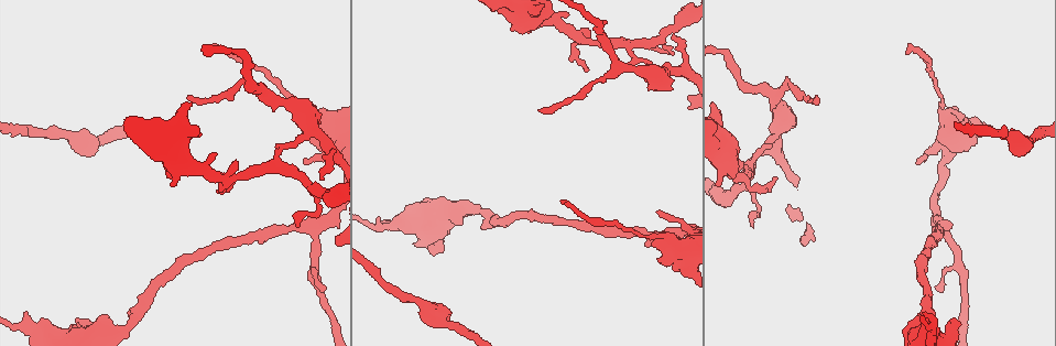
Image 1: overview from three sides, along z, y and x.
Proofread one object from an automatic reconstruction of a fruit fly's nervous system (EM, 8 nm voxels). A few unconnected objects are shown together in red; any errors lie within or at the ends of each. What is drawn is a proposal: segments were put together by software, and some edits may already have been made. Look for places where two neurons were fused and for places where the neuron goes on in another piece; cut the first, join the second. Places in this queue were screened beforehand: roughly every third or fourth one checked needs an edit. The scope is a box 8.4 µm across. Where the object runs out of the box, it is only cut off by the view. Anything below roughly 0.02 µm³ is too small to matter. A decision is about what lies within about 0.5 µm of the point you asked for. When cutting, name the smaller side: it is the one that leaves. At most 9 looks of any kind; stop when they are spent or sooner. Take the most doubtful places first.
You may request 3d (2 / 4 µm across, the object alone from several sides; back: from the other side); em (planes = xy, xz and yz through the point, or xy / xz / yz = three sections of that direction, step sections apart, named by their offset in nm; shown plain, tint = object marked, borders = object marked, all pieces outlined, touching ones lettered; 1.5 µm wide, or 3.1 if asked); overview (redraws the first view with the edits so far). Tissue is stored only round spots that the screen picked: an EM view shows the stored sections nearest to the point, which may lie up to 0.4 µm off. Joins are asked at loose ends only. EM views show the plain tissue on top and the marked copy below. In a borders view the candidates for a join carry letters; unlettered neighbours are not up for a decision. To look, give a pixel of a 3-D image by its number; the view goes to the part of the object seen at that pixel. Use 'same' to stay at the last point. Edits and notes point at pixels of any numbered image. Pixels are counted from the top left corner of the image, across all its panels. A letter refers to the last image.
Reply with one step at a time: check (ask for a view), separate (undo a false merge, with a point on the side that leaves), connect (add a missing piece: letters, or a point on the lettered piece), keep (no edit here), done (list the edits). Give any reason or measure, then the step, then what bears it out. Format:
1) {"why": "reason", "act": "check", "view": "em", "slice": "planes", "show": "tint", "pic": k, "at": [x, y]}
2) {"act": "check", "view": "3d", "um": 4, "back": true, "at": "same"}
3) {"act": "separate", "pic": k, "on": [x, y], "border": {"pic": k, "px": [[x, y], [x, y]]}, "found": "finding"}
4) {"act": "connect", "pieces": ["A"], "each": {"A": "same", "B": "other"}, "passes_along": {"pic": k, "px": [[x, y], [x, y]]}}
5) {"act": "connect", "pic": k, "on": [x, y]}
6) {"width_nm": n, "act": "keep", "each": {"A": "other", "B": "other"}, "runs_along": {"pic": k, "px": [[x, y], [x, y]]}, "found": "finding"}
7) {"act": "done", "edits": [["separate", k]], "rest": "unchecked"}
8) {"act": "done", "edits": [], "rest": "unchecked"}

{"act": "check", "view": "3d", "um": 2, "pic": 1, "at": [311, 129]}

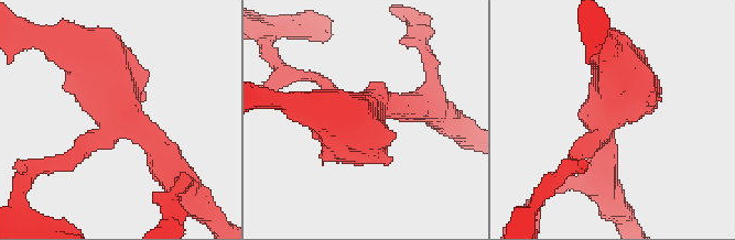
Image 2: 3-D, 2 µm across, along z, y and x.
{"act": "check", "view": "em", "slice": "planes", "show": "tint", "pic": 2, "at": [604, 115]}

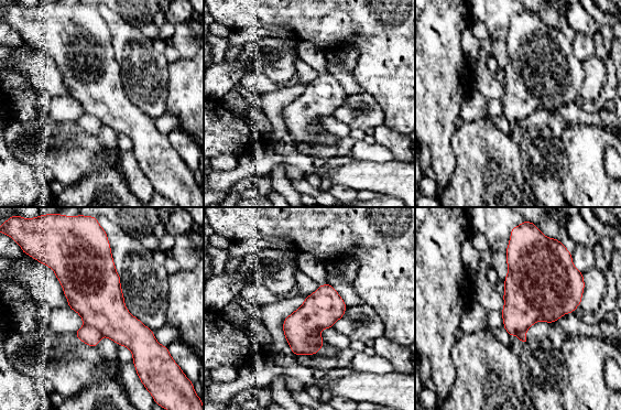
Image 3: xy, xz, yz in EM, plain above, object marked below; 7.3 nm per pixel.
{"act": "check", "view": "em", "slice": "planes", "show": "borders", "at": "same"}

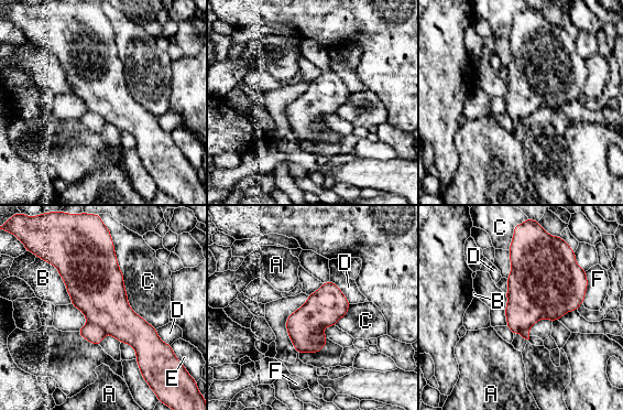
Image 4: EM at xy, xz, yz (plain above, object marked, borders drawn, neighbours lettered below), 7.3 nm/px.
{"act": "separate", "pic": 4, "on": [98, 291], "each": {"A": "other", "B": "other", "C": "other", "D": "other", "E": "other", "F": "other"}, "border": {"pic": 4, "px": [[87, 322], [95, 323], [106, 333]]}, "found": "a second neuron is stuck on"}

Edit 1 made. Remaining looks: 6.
{"act": "check", "view": "em", "slice": "xy", "step": 8, "show": "tint", "pic": 1, "at": [428, 247]}

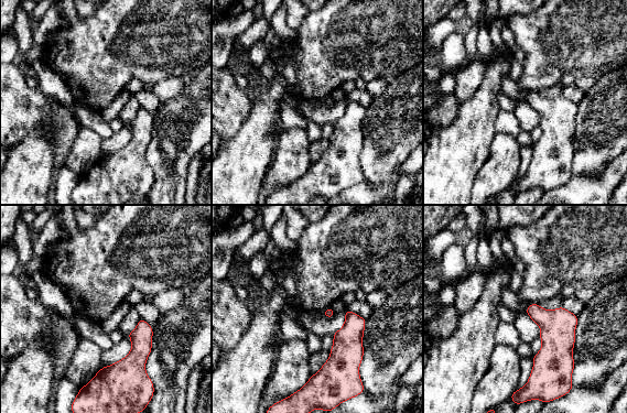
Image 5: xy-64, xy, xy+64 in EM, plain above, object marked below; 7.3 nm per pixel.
{"why": "another direction", "act": "check", "view": "em", "slice": "planes", "show": "borders", "at": "same"}

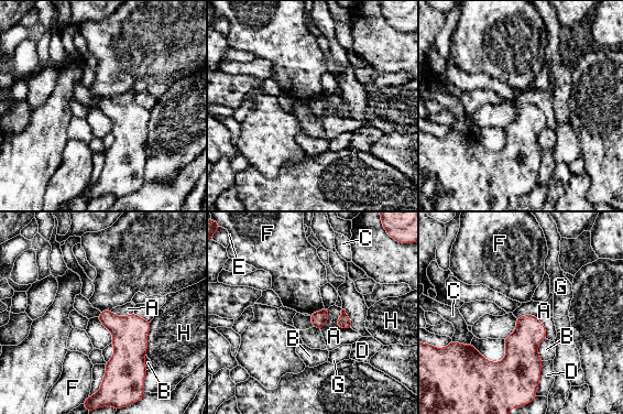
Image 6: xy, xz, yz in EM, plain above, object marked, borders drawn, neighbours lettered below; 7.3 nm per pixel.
{"act": "keep", "each": {"A": "other", "B": "other", "C": "other", "D": "other", "E": "other", "F": "other", "G": "other", "H": "other"}, "border": {"pic": 6, "px": [[324, 306], [309, 315]]}, "found": "no lettered piece goes on from it"}

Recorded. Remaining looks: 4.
{"act": "check", "view": "em", "slice": "xy", "step": 8, "show": "borders", "pic": 1, "at": [752, 227]}

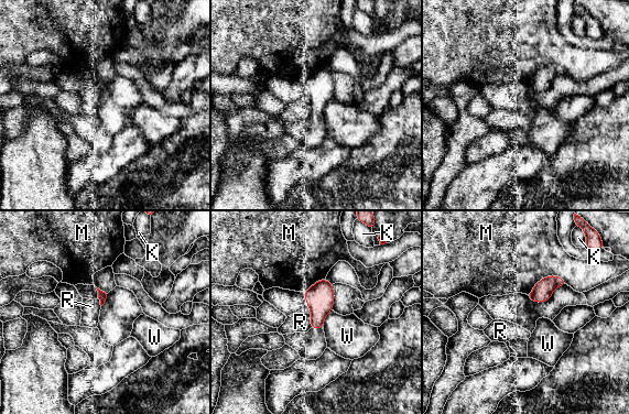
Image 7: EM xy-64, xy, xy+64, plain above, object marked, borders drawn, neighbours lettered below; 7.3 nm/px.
{"why": "cut it another way", "act": "check", "view": "em", "slice": "planes", "show": "borders", "at": "same"}

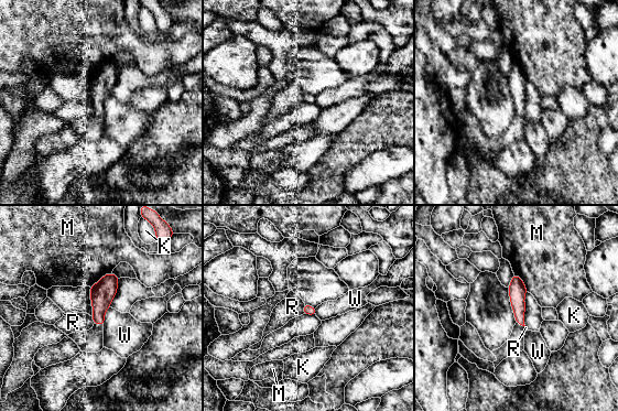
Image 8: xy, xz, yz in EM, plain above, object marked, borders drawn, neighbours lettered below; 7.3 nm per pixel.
{"act": "keep", "each": {"K": "other", "M": "other", "R": "other", "W": "other"}, "border": {"pic": 8, "px": [[304, 303], [303, 313]]}, "found": "none of them fits"}

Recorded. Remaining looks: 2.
{"why": "two arms in line, one across", "act": "check", "view": "3d", "um": 4, "pic": 1, "at": [306, 227]}

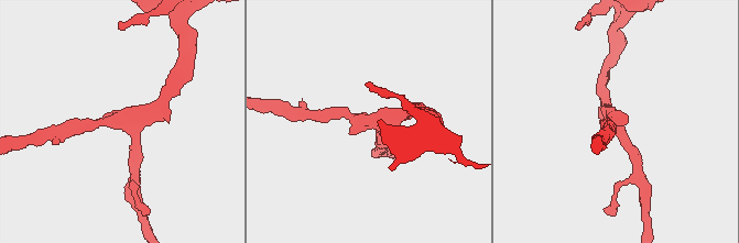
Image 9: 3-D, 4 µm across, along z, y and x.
{"arms": 3, "arm_widths_nm": [190, 200, 200], "why": "need the tissue", "act": "check", "view": "em", "slice": "planes", "show": "borders", "pic": 9, "at": [366, 118]}

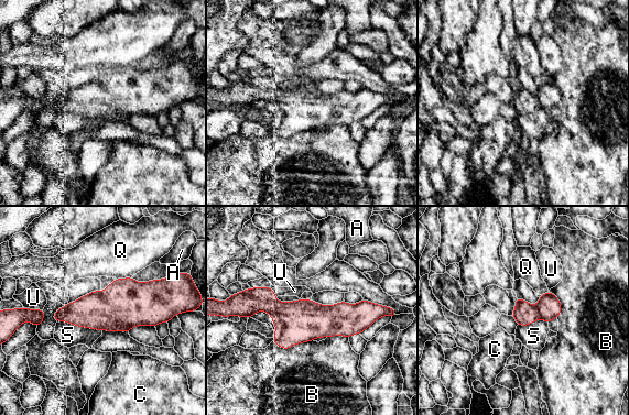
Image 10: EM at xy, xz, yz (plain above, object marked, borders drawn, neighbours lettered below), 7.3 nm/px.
{"act": "keep", "each": {"A": "other", "B": "other", "C": "other", "Q": "other", "S": "other", "U": "other"}, "border": {"pic": 10, "px": [[56, 321], [62, 319], [101, 330]]}, "found": "all the same neuron"}

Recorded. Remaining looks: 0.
{"act": "done", "edits": [["separate", 4]], "rest": "unchecked"}

